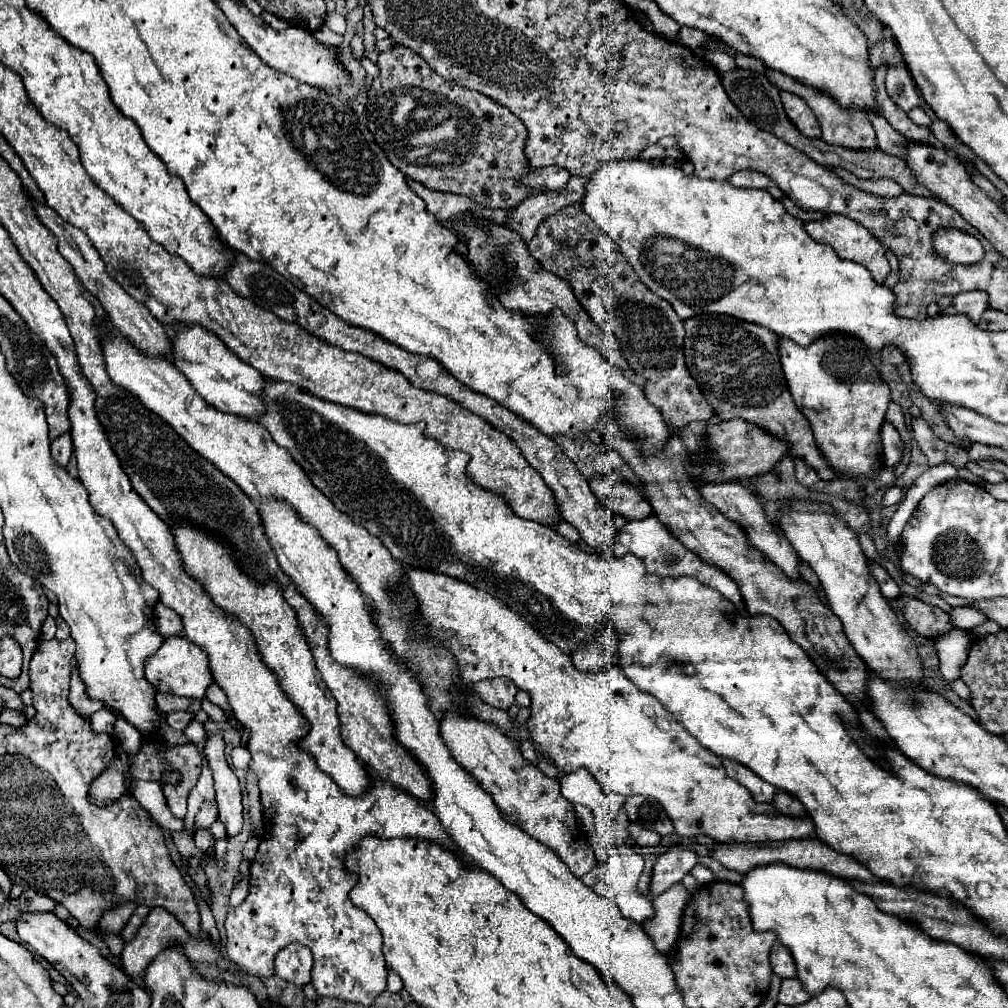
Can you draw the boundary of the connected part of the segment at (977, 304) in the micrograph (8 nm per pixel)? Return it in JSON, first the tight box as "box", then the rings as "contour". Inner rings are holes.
{"box":[939,292,987,322],"contour":[[[961,292],[953,298],[953,304],[945,310],[939,310],[939,314],[965,314],[971,322],[979,322],[981,314],[987,308],[987,296],[985,292]]]}

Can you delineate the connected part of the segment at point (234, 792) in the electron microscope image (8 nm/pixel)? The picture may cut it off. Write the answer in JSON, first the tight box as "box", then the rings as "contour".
{"box":[205,736,243,838],"contour":[[[211,736],[205,744],[205,756],[213,770],[215,792],[219,804],[219,820],[227,828],[227,836],[233,838],[243,828],[243,806],[241,806],[241,788],[235,772],[225,760],[225,744],[221,736]]]}

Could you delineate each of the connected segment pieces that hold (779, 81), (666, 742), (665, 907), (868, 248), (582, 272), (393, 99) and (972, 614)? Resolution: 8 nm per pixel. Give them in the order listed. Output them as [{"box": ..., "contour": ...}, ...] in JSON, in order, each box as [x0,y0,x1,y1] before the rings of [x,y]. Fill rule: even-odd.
[{"box":[767,70,877,150],"contour":[[[767,70],[767,76],[771,78],[773,84],[777,84],[781,90],[785,92],[793,92],[797,96],[801,96],[809,108],[815,112],[817,120],[819,120],[819,126],[823,130],[823,140],[831,146],[843,146],[843,148],[851,148],[851,150],[875,150],[877,148],[877,138],[875,138],[875,130],[867,118],[867,114],[863,114],[861,110],[855,110],[855,112],[849,112],[849,110],[841,110],[841,106],[833,100],[833,98],[825,98],[825,94],[817,92],[815,88],[809,88],[809,86],[803,86],[799,82],[795,82],[793,78],[787,78],[785,74],[781,72],[775,72],[775,70]]]},{"box":[407,568,815,844],"contour":[[[407,568],[407,574],[407,586],[417,594],[417,602],[421,604],[419,616],[425,620],[431,638],[437,642],[445,640],[449,644],[459,660],[461,678],[467,684],[505,676],[515,682],[519,690],[529,692],[531,712],[525,722],[525,730],[529,732],[529,740],[533,742],[535,752],[551,760],[557,770],[571,774],[579,768],[585,768],[605,792],[615,792],[621,796],[639,794],[657,800],[665,814],[671,818],[675,832],[683,838],[705,834],[719,844],[733,844],[809,838],[813,834],[815,828],[811,818],[789,818],[773,810],[771,804],[757,804],[745,786],[725,774],[719,756],[705,750],[697,738],[693,738],[685,728],[681,728],[681,724],[677,724],[673,714],[669,714],[669,710],[665,710],[657,698],[639,690],[623,674],[621,668],[615,666],[601,672],[581,672],[573,666],[571,654],[565,654],[553,646],[553,642],[547,642],[517,612],[509,610],[509,606],[491,594],[445,574],[435,574],[419,568]]]},{"box":[643,882,689,952],"contour":[[[681,882],[671,886],[667,892],[659,894],[653,900],[655,918],[645,922],[643,928],[647,930],[659,952],[667,952],[669,948],[675,946],[681,928],[681,914],[687,900],[689,900],[689,892]]]},{"box":[805,216,889,284],"contour":[[[825,216],[823,220],[815,220],[815,222],[807,222],[805,224],[805,232],[809,232],[809,236],[819,242],[819,244],[829,244],[835,254],[843,260],[851,260],[851,262],[857,262],[857,264],[863,264],[871,274],[873,274],[873,280],[877,284],[881,284],[885,280],[885,276],[889,274],[889,262],[885,258],[885,248],[883,244],[869,232],[865,230],[865,226],[857,224],[855,220],[851,218],[845,218],[845,216]]]},{"box":[529,204,715,428],"contour":[[[581,204],[561,208],[543,220],[529,242],[529,254],[545,270],[563,278],[591,320],[617,338],[629,366],[649,380],[643,392],[665,414],[667,424],[683,428],[687,422],[715,418],[715,410],[703,398],[701,388],[691,378],[683,360],[683,320],[669,302],[655,296],[637,278],[629,262],[623,260],[619,246],[583,212]]]},{"box":[367,44,533,208],"contour":[[[401,44],[381,52],[377,66],[379,76],[367,88],[367,128],[393,166],[429,190],[461,194],[483,208],[513,208],[533,196],[533,190],[519,184],[519,178],[525,176],[529,162],[523,152],[527,130],[517,116],[513,116],[507,108],[497,106],[497,102],[489,102],[483,94],[465,90],[441,78],[437,72],[429,70],[421,56]]]},{"box":[949,608,987,628],"contour":[[[951,608],[949,618],[953,618],[953,626],[957,628],[967,628],[967,626],[977,626],[977,624],[987,622],[985,614],[973,608]]]}]

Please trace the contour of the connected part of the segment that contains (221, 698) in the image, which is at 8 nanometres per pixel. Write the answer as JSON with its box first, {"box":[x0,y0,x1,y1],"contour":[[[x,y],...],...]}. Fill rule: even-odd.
{"box":[207,684,233,716],"contour":[[[213,684],[213,686],[209,688],[207,698],[209,698],[211,702],[217,702],[217,706],[223,706],[223,712],[225,712],[225,714],[233,716],[233,710],[231,710],[231,706],[229,706],[229,702],[227,702],[227,696],[225,696],[225,692],[223,692],[217,684]]]}

